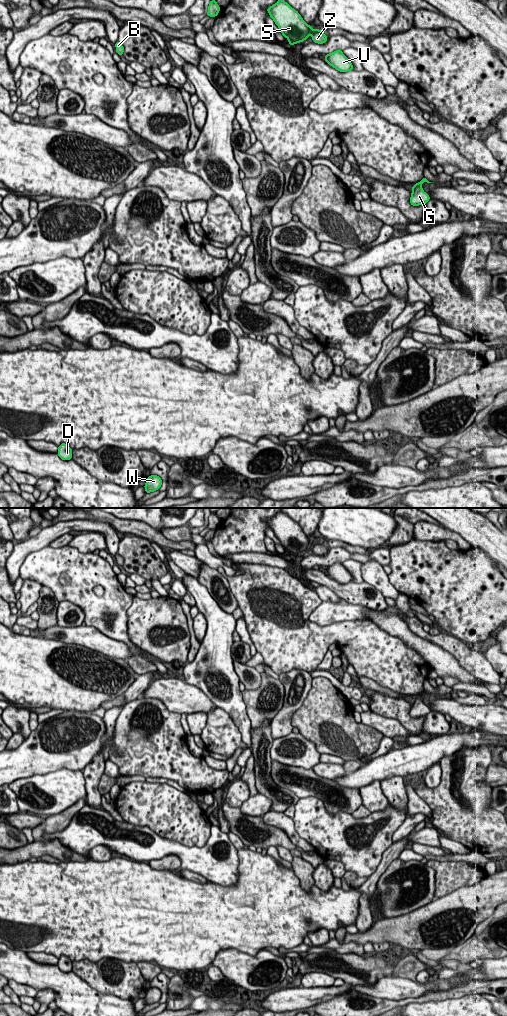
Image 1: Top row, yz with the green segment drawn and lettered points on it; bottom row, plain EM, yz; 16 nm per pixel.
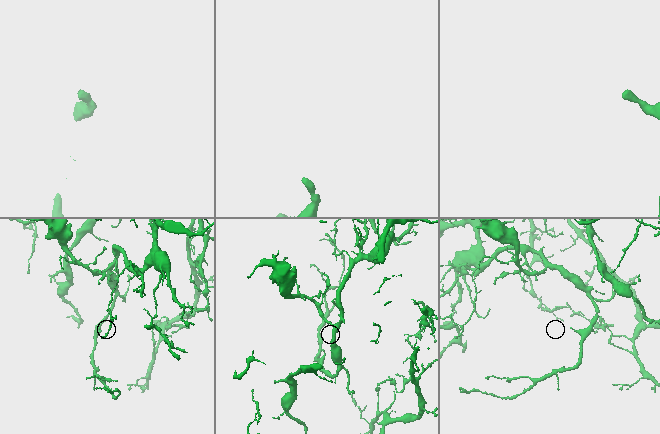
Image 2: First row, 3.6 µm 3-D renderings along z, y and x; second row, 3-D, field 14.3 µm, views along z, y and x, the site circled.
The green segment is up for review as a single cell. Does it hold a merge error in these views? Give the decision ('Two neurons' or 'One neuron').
One neuron

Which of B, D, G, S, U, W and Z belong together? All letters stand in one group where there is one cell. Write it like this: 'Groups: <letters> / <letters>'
Groups: B D G S U W Z

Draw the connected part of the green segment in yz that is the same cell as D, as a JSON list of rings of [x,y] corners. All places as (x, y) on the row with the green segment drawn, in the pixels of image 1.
[[[65,443],[60,444],[57,453],[62,460],[72,459],[72,449]]]

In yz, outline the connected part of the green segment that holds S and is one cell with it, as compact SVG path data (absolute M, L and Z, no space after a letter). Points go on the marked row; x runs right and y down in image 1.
M278 0L267 8L267 11L282 35L289 40L290 45L303 42L310 34L315 43L323 44L328 40L322 30L313 30L310 25L305 23L298 11L283 0Z

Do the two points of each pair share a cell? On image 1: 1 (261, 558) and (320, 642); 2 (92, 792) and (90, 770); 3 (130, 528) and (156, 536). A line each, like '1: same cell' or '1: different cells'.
1: different cells
2: same cell
3: same cell

